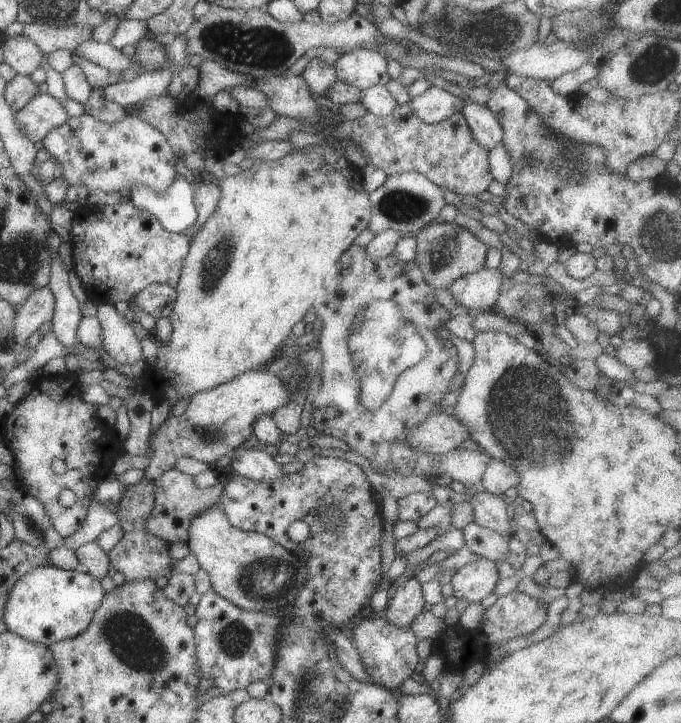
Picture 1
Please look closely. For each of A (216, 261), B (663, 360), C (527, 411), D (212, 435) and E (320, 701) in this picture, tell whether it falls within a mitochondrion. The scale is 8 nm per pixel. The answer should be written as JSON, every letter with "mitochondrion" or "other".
{"A":"mitochondrion","B":"other","C":"mitochondrion","D":"mitochondrion","E":"mitochondrion"}

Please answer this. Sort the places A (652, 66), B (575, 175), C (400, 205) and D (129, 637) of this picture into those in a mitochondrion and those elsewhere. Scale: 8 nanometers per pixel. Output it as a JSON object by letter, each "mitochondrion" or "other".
{"A":"mitochondrion","B":"mitochondrion","C":"mitochondrion","D":"mitochondrion"}

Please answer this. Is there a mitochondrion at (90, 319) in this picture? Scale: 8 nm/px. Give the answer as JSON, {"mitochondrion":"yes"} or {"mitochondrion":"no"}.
{"mitochondrion":"no"}

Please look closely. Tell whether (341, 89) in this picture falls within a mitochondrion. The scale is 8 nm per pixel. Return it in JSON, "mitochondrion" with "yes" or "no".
{"mitochondrion":"no"}

